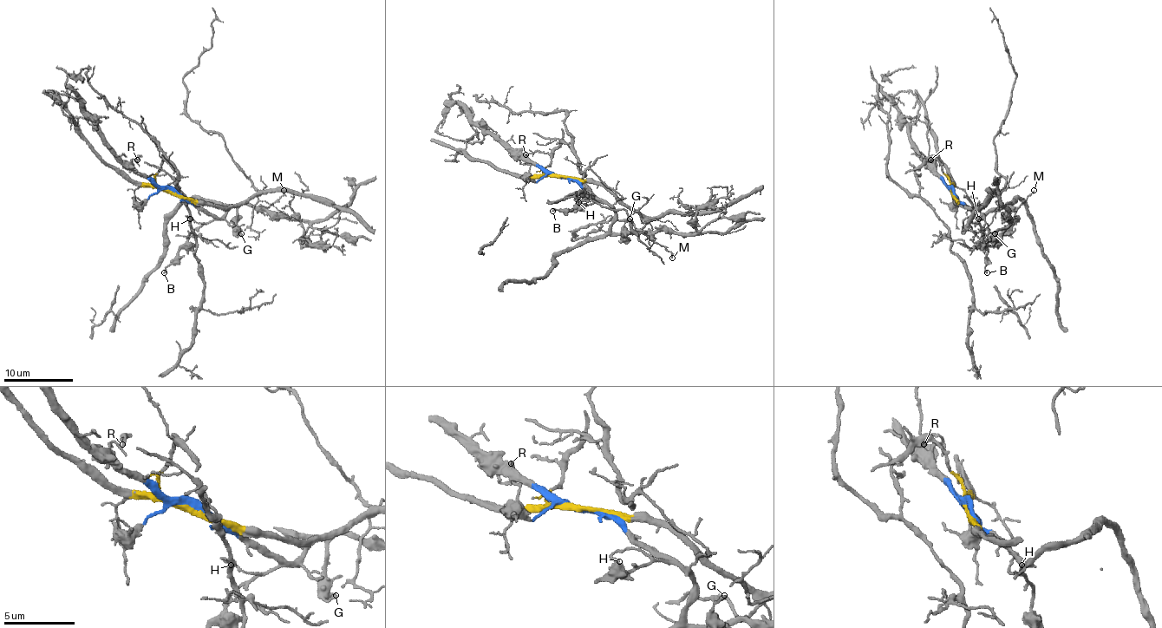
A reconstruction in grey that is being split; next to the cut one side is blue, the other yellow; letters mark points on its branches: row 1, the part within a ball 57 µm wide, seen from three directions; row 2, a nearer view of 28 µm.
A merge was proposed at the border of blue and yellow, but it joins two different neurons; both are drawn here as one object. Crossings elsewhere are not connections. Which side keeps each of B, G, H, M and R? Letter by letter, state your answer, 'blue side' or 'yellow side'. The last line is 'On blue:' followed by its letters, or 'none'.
B: blue side
G: blue side
H: blue side
M: blue side
R: blue side
On blue: B, G, H, M, R

